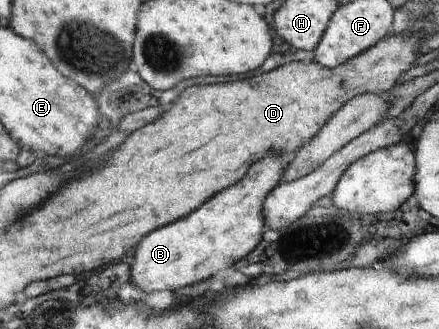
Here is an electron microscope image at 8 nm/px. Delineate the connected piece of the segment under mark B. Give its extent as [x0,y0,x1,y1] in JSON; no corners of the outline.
[130,152,284,294]

